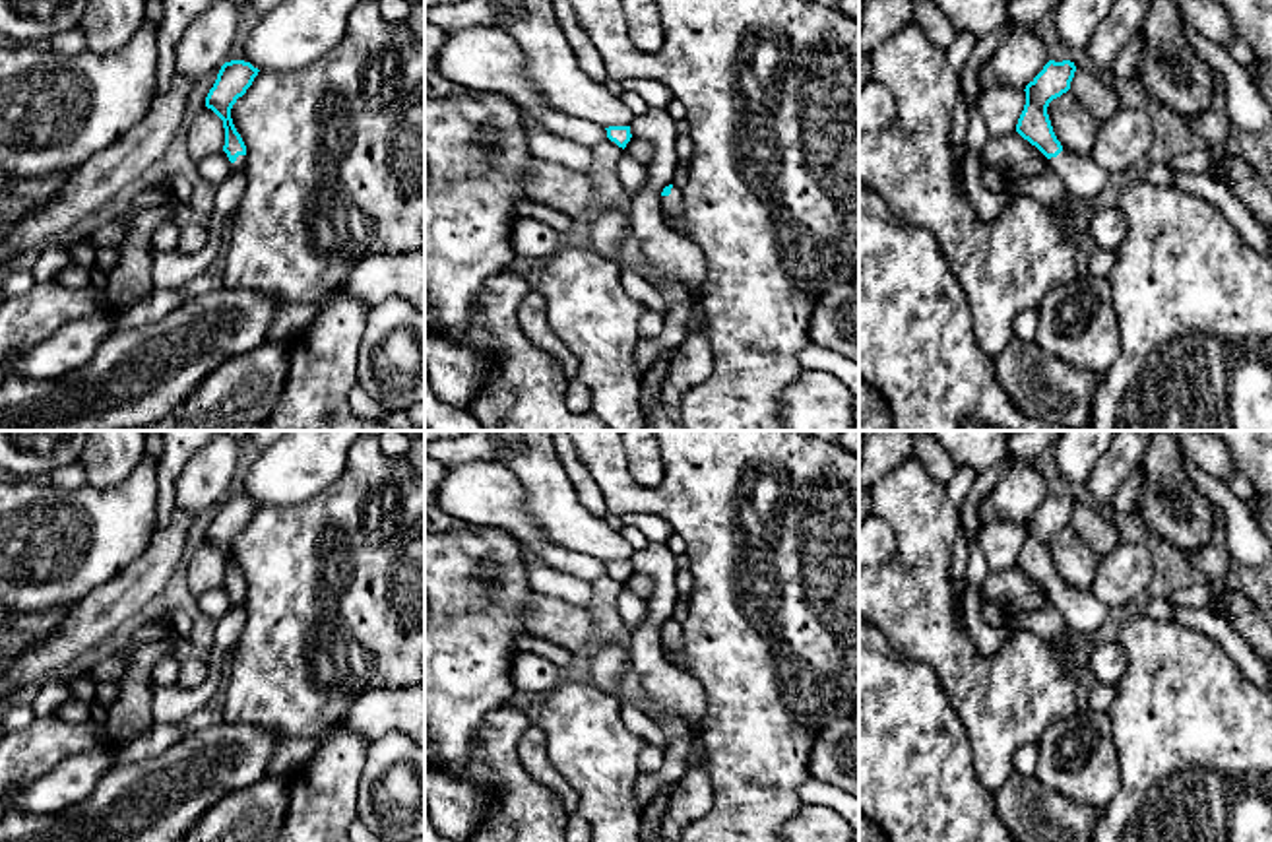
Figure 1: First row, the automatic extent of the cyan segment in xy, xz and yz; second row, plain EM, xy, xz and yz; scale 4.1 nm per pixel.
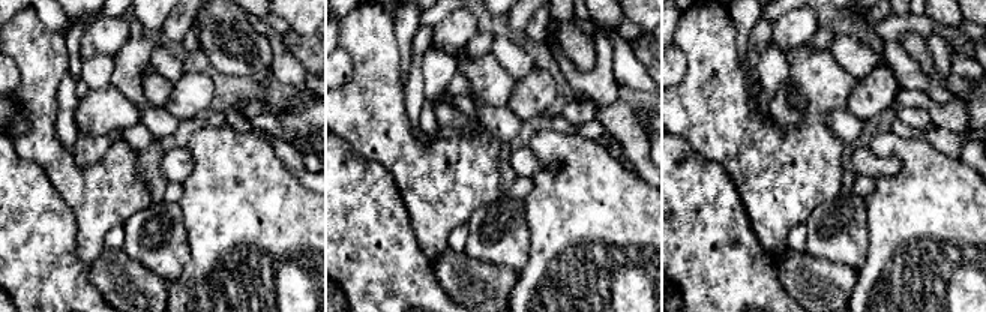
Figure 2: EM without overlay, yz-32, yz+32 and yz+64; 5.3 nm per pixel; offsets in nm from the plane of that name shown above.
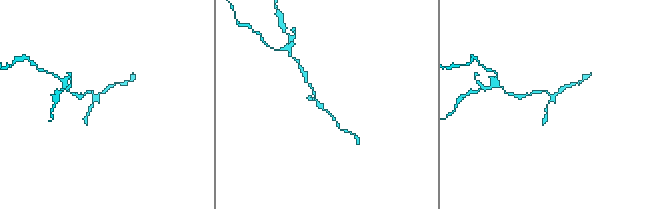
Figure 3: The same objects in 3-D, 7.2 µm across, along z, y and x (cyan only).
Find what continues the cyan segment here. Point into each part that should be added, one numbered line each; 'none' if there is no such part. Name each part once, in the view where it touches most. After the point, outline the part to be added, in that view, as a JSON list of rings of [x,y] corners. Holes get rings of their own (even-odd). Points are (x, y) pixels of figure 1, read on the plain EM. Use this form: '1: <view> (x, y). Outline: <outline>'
1: xz (671, 641). Outline: [[[673,619],[671,629],[669,631],[661,631],[661,648],[665,658],[679,665],[683,665],[683,631],[681,631],[681,623]]]

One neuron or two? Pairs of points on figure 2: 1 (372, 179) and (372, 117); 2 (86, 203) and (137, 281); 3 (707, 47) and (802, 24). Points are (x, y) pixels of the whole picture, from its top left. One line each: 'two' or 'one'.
1: two
2: two
3: two

